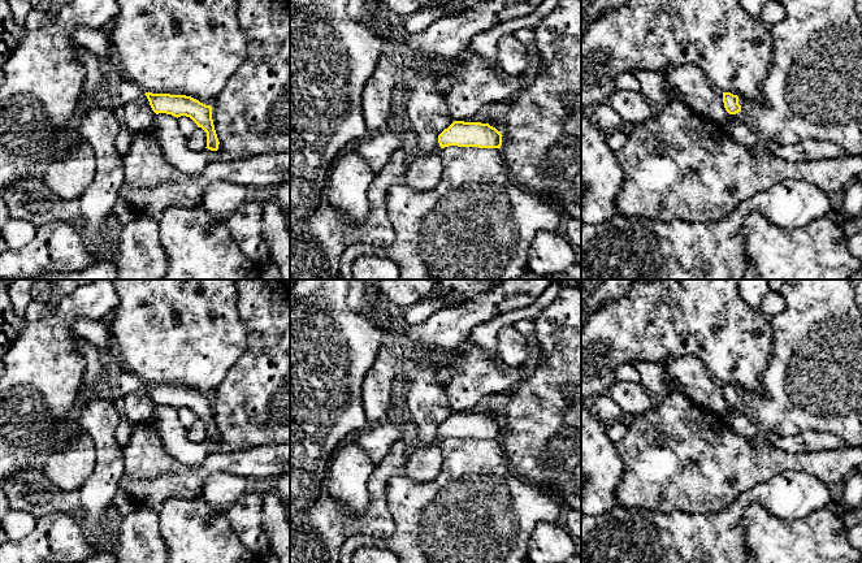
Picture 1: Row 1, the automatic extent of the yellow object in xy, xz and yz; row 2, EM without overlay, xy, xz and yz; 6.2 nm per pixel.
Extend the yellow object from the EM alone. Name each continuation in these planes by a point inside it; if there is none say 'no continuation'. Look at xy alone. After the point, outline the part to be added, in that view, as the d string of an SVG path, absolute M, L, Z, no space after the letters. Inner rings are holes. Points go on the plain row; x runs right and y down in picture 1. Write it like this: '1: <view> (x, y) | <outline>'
no continuation

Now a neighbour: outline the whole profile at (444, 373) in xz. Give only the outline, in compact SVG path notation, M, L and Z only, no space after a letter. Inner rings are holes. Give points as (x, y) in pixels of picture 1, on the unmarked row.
M438 360L437 363L437 381L446 387L450 381L450 368Z

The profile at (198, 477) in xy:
M152 420L133 426L131 437L124 447L125 471L118 489L125 491L135 507L151 508L156 514L170 498L200 498L205 480L213 473L231 473L246 478L277 478L286 472L290 443L261 445L209 454L199 465L191 467L170 456Z

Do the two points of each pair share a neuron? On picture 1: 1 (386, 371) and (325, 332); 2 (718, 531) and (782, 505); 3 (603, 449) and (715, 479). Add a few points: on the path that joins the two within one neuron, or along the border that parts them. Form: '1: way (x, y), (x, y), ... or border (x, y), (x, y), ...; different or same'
1: border (388, 341), (380, 347), (360, 390); different
2: way (733, 514), (749, 497), (765, 497); same
3: border (614, 444), (615, 453), (623, 467), (620, 481); different

